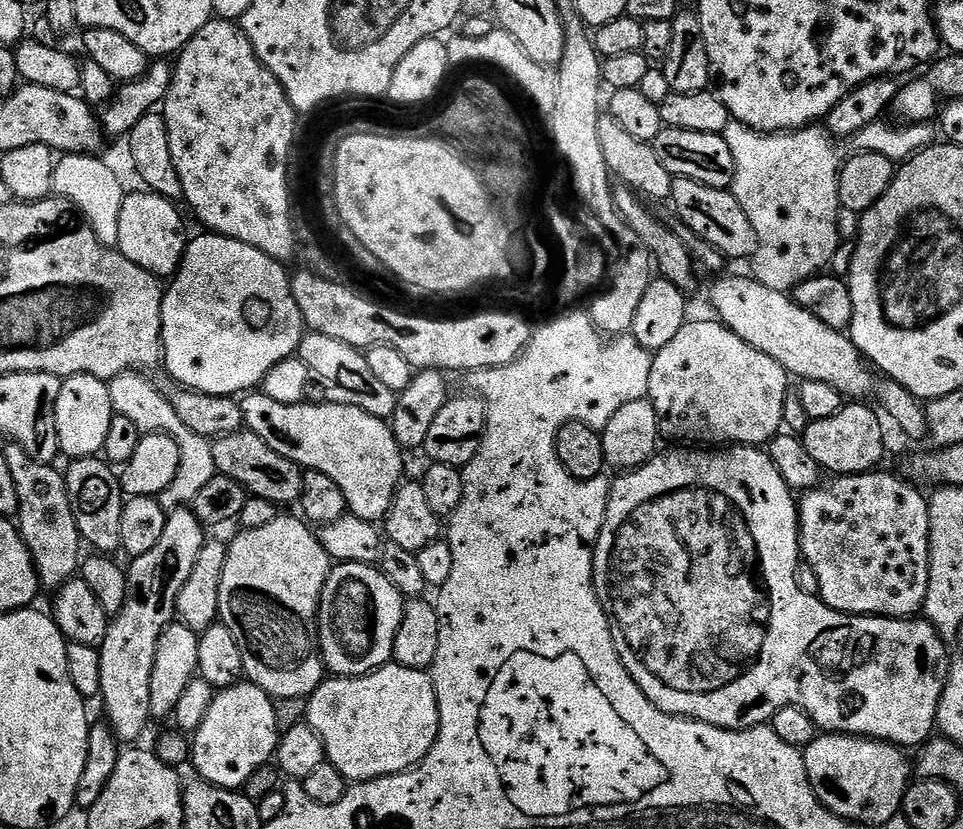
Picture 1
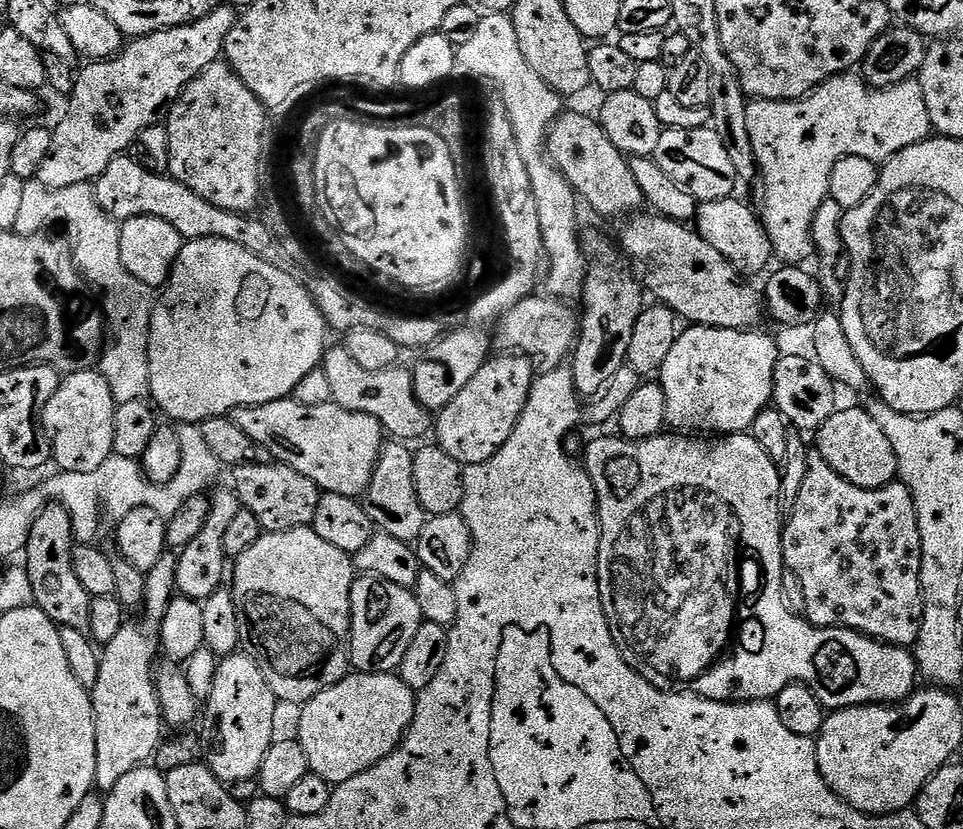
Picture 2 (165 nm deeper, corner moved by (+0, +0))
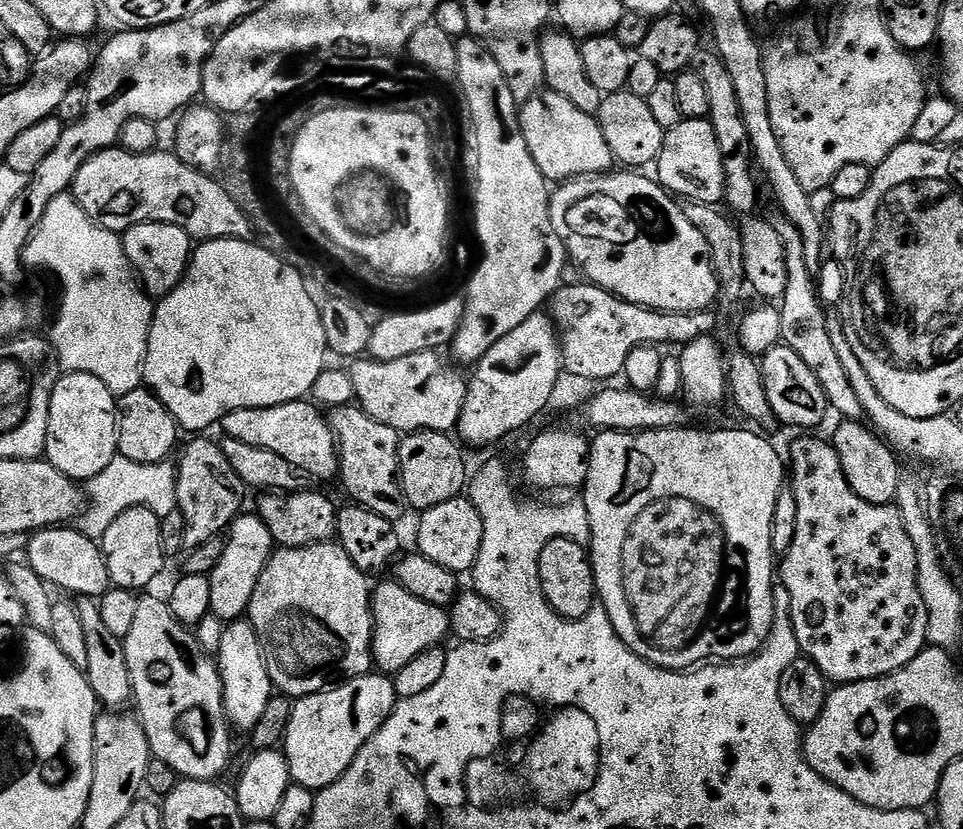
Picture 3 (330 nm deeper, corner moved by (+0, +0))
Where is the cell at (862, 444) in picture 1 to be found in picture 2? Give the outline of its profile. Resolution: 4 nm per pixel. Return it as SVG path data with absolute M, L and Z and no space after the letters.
M841 407L818 429L814 439L818 455L854 486L881 488L897 479L900 459L894 454L894 446L890 446L890 438L886 438L882 426L863 407Z

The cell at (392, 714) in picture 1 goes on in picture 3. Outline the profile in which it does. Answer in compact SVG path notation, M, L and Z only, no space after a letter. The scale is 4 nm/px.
M384 674L356 676L322 692L299 697L288 716L288 729L284 732L282 745L292 782L313 790L338 782L362 746L366 746L390 718L397 703L396 685Z

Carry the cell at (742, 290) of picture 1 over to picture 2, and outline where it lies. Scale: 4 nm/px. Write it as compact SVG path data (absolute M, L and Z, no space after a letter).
M636 214L629 219L633 220L625 226L624 233L622 233L621 236L618 236L618 240L625 253L628 253L633 261L641 260L641 262L644 263L644 268L648 271L648 284L646 280L647 291L651 293L651 295L653 292L653 294L656 295L655 299L659 301L659 303L665 304L667 308L671 308L681 321L688 320L684 322L687 322L692 326L703 326L706 328L743 328L745 330L752 330L759 325L756 323L758 323L760 319L765 319L766 305L762 299L761 293L757 291L757 289L755 292L755 290L752 289L746 281L744 281L747 279L745 279L741 273L736 271L735 266L732 265L732 263L730 263L726 258L722 258L722 254L718 254L718 250L714 250L714 246L710 246L710 242L703 240L703 238L700 237L699 232L693 230L687 223L678 220L670 220L666 216L657 216L655 214L647 214L648 216L640 215L644 214Z

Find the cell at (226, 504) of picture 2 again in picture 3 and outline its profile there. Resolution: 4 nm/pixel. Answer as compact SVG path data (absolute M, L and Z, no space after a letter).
M208 438L189 439L192 441L189 442L184 457L178 460L176 469L176 506L184 519L183 547L188 550L210 542L210 538L215 536L224 536L236 521L236 517L241 515L243 508L240 507L243 506L244 495L246 495L242 478L238 478L238 474L234 474L234 466L226 462L226 454L220 448L219 443L215 439L213 441L204 439Z

